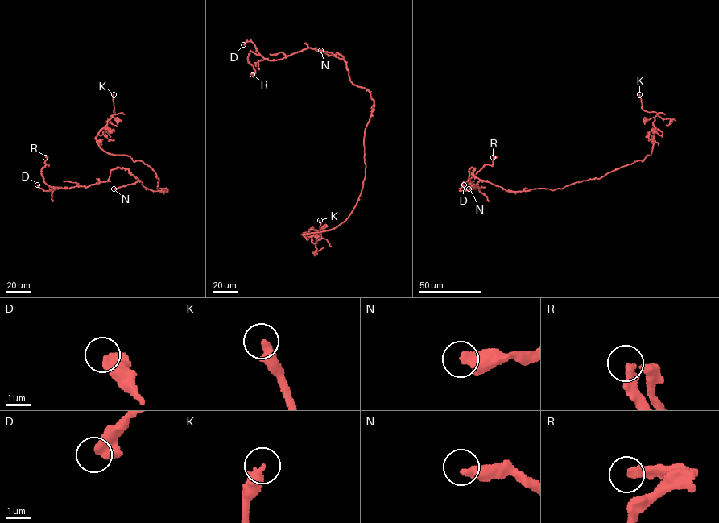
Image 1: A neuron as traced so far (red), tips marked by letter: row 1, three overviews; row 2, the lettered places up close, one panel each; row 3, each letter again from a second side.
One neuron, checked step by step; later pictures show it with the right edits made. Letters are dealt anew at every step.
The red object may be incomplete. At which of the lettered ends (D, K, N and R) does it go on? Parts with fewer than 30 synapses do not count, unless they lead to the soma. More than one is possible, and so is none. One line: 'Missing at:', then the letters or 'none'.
Missing at: K

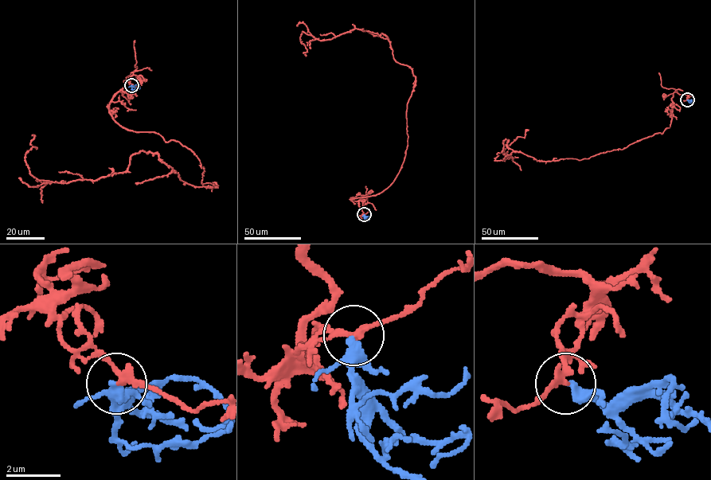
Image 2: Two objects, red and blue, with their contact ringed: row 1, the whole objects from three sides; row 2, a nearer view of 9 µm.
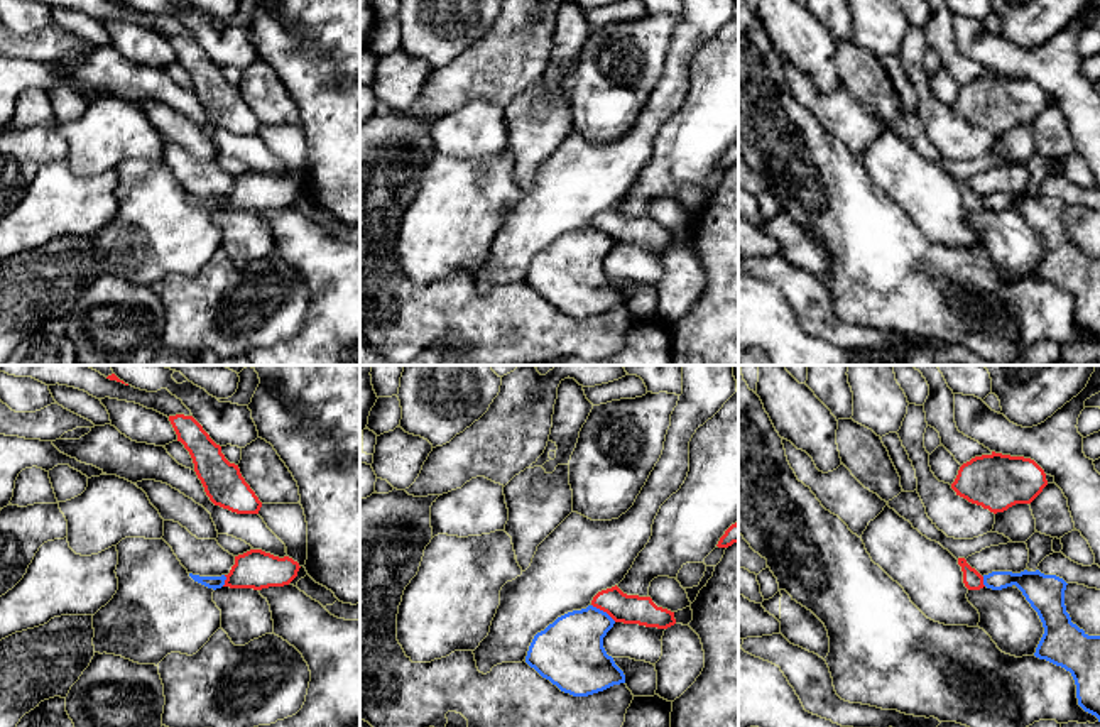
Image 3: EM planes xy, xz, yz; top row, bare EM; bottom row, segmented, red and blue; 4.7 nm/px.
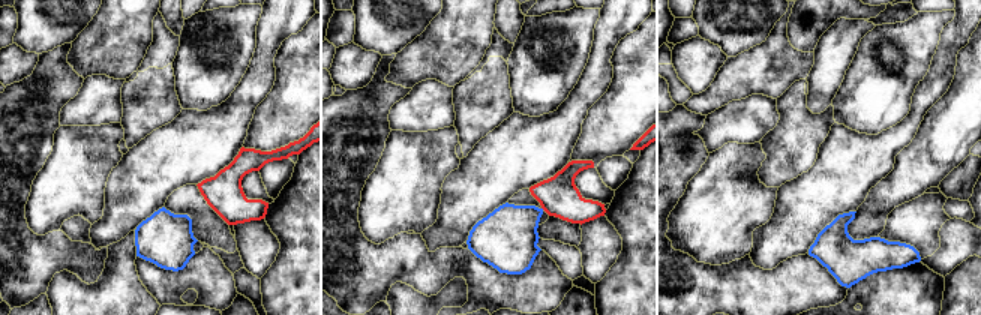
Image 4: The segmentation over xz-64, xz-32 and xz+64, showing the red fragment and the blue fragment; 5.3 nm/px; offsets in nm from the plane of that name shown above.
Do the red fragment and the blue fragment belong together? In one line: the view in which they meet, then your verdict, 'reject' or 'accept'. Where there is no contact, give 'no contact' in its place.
contact in xz; reject

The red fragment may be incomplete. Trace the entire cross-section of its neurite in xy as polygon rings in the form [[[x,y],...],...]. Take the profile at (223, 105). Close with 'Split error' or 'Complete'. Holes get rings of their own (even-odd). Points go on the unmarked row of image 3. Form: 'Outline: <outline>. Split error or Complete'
Outline: [[[184,36],[169,37],[177,63],[189,73],[194,93],[215,127],[237,135],[259,135],[262,123],[245,103],[238,86],[230,85],[203,47]]]. Complete

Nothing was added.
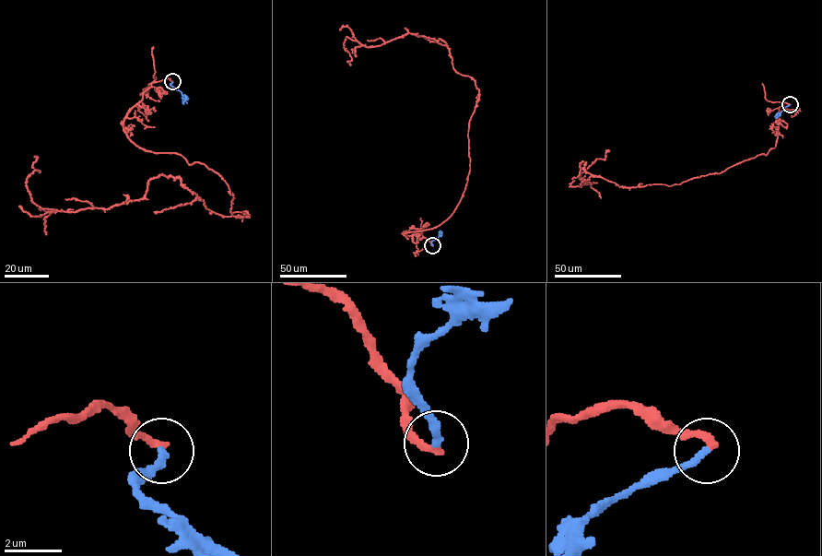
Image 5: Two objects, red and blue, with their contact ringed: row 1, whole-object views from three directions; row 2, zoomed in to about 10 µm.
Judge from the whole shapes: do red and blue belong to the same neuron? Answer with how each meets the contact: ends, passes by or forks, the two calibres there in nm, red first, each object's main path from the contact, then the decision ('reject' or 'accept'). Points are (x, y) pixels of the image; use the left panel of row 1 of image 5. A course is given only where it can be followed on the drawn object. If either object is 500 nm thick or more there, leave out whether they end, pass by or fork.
red ends there; blue ends there; 240 nm thick on the red side, 240 nm on the other; red runs (172, 81), (123, 131), (203, 163), (249, 217), (159, 174), (110, 208), (41, 208), (34, 157); blue runs (172, 81), (170, 85), (186, 97); accept

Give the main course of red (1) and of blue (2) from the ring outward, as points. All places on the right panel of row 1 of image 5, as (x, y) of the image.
1: (790, 104), (766, 155), (679, 184), (620, 186), (582, 161), (583, 182), (605, 150)
2: (790, 104), (777, 114)

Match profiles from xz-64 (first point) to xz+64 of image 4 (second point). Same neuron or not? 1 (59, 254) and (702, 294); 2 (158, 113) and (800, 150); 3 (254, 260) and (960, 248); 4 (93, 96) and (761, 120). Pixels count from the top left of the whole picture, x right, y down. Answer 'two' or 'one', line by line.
1: one
2: one
3: one
4: one

